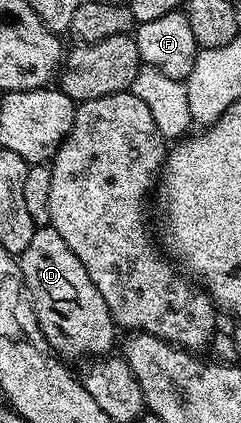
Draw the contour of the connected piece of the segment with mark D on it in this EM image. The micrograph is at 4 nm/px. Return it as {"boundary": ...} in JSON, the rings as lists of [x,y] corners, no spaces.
{"boundary":[[[50,224],[37,228],[18,261],[38,324],[57,355],[65,359],[80,358],[83,354],[107,355],[116,342],[118,327],[112,321],[110,308],[106,308],[106,300],[94,288],[94,280],[82,268],[82,260],[70,252],[70,244],[58,236],[56,229]]]}

